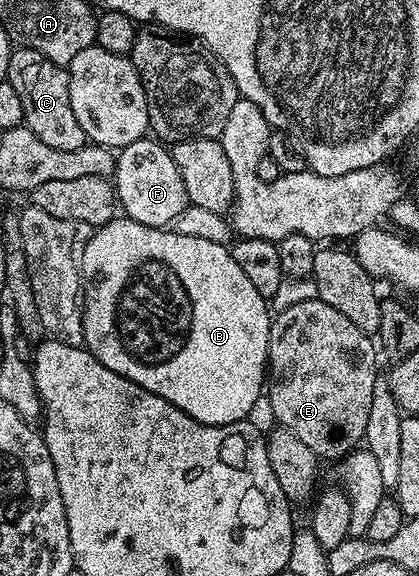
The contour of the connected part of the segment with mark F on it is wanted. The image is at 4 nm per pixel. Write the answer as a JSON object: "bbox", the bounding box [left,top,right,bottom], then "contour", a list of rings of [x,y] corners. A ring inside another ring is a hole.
{"bbox":[111,138,189,228],"contour":[[[153,138],[136,140],[131,142],[131,146],[120,149],[115,156],[115,167],[111,177],[111,183],[117,193],[117,202],[120,211],[128,219],[139,222],[143,226],[152,228],[169,228],[179,214],[189,205],[187,190],[183,186],[183,178],[173,161],[173,153],[164,143]]]}

